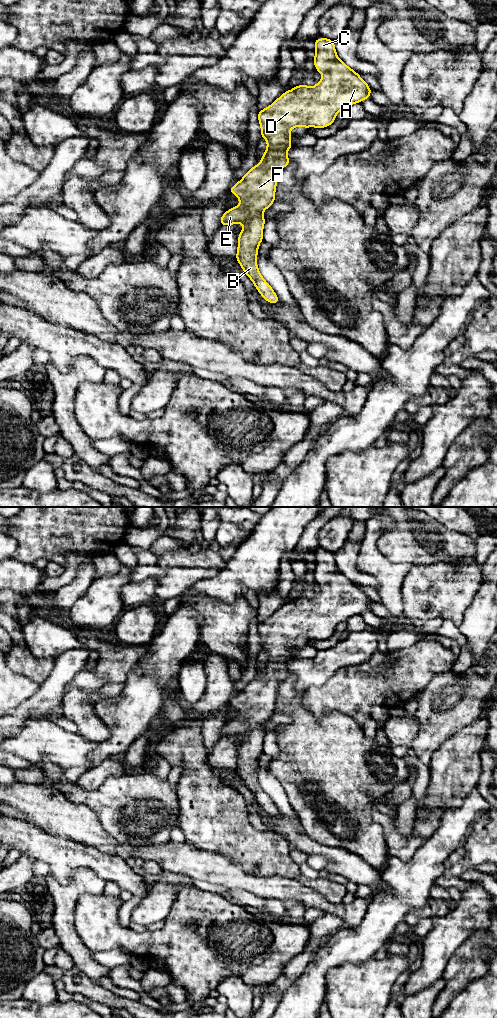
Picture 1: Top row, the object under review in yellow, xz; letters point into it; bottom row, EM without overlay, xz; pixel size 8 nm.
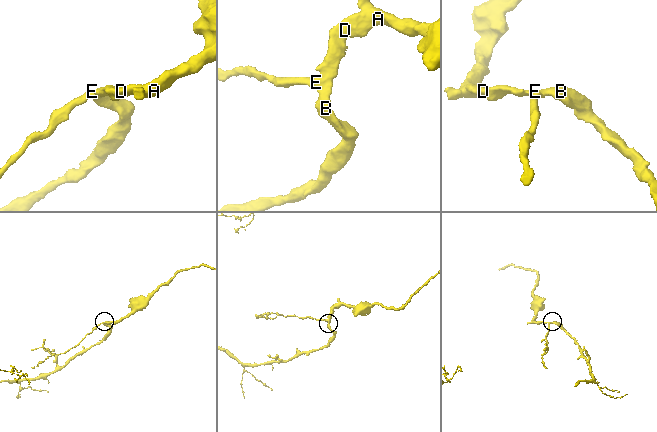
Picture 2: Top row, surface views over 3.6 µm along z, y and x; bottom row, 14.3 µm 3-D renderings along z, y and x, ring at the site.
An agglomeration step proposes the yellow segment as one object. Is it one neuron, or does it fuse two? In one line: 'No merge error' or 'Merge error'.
No merge error

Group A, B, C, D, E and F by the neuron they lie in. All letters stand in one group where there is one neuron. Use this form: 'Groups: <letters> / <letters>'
Groups: A B C D E F

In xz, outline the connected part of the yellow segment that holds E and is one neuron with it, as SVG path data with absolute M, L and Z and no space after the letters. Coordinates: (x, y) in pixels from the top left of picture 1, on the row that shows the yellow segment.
M325 37L314 39L316 54L313 62L316 70L322 74L321 81L314 87L303 84L295 86L292 90L284 92L269 107L259 110L258 120L261 126L261 137L267 140L267 149L260 158L261 163L255 164L230 189L230 193L238 197L240 204L226 211L220 218L221 226L243 224L242 232L238 235L238 248L235 258L245 275L254 283L256 290L266 301L272 304L277 304L279 298L259 272L257 253L259 244L263 241L265 219L262 213L275 201L278 174L282 168L290 163L287 156L287 151L293 147L290 131L293 127L328 127L334 122L339 111L354 103L361 103L362 100L370 98L371 95L370 87L359 74L338 58L334 41Z

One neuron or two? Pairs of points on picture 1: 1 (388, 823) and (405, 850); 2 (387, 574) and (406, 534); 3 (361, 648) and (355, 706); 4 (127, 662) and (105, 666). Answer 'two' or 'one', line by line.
1: one
2: two
3: two
4: one

